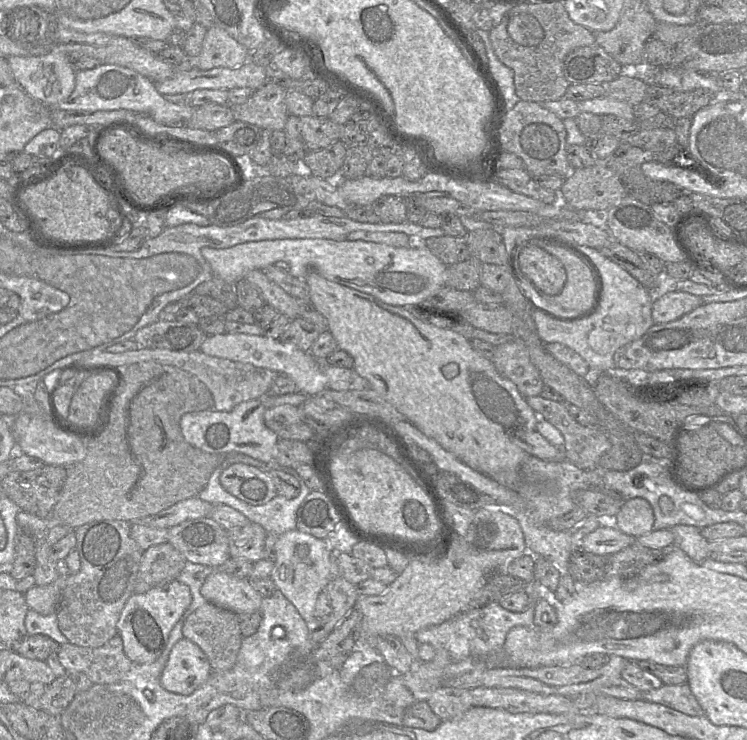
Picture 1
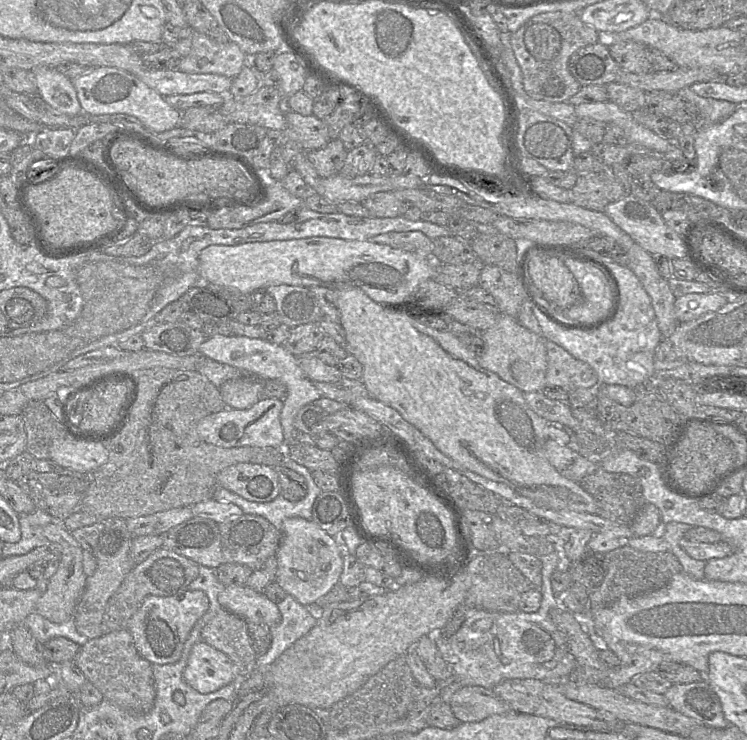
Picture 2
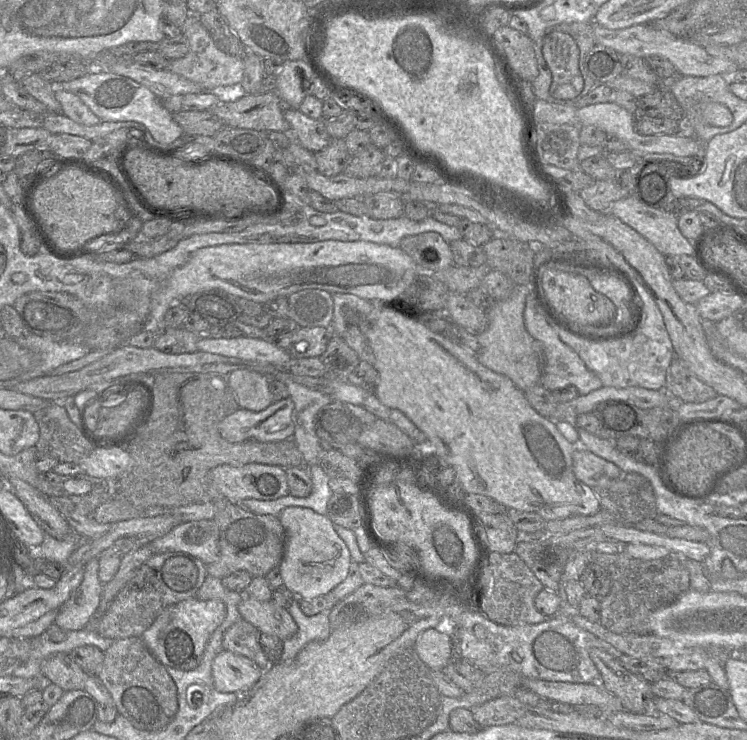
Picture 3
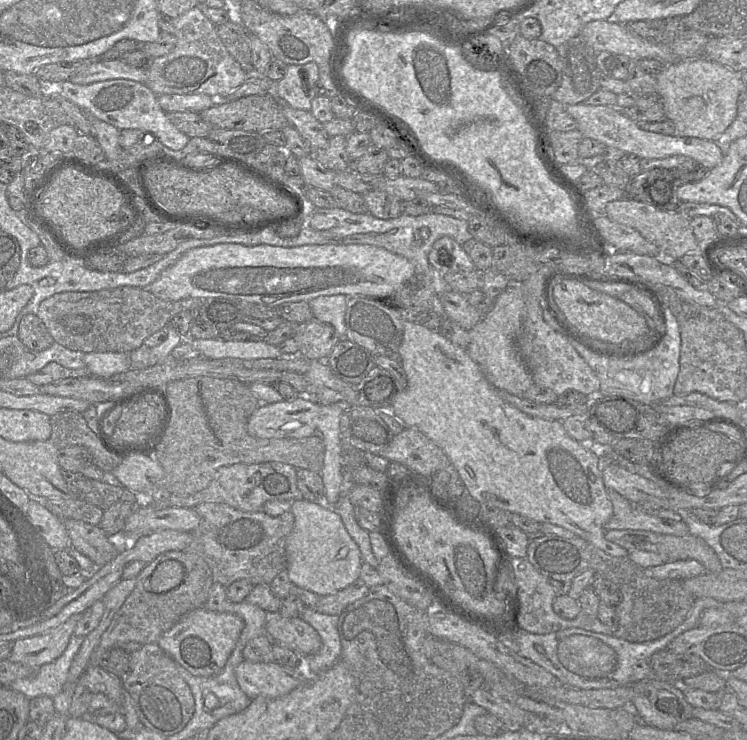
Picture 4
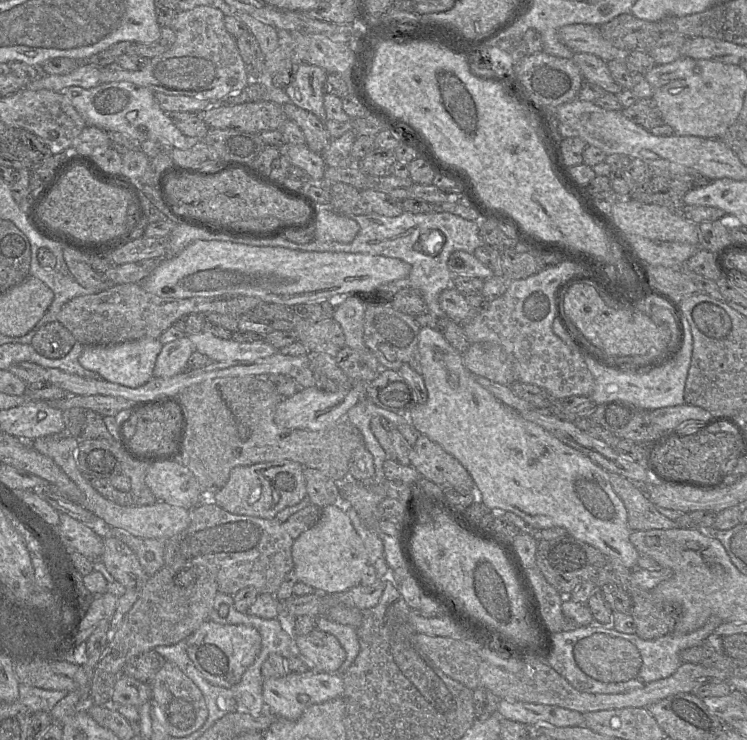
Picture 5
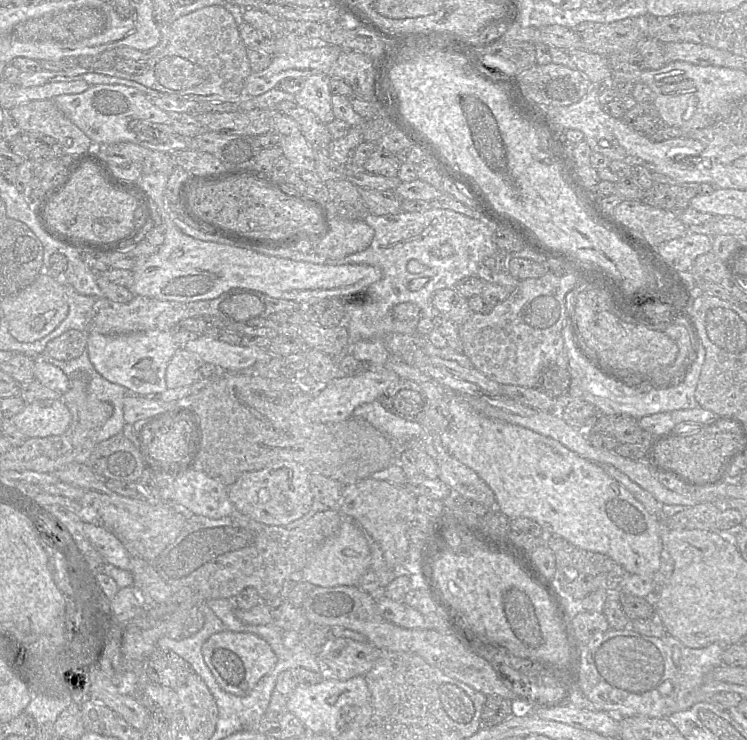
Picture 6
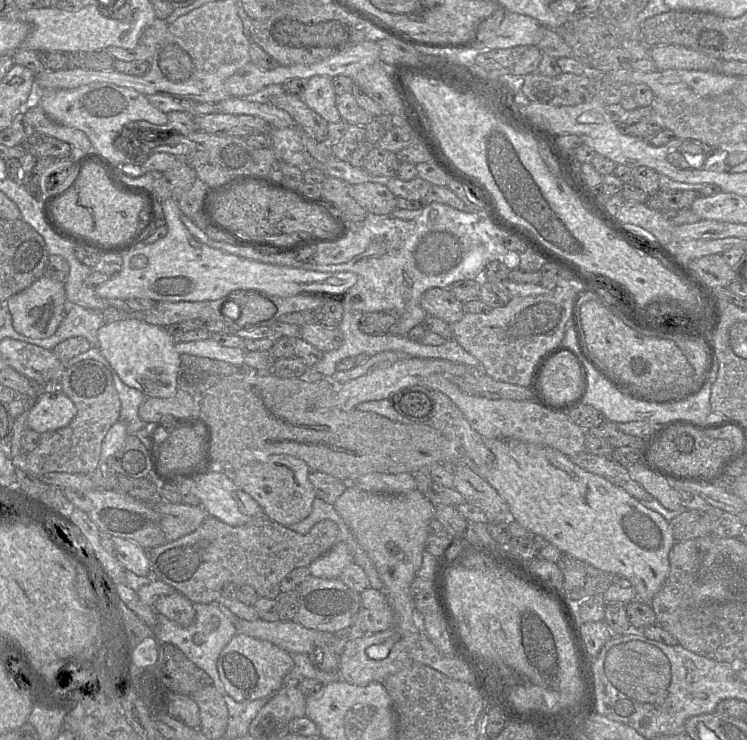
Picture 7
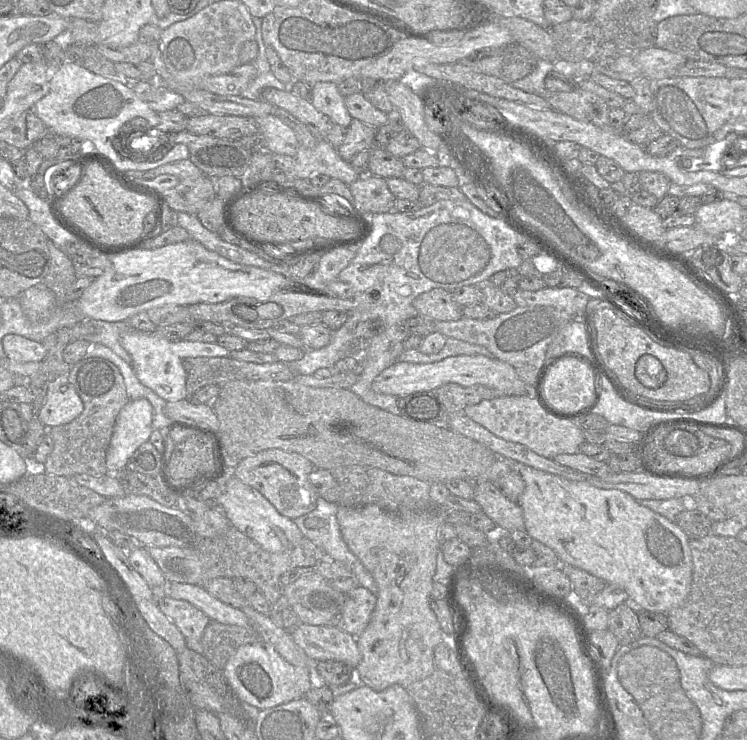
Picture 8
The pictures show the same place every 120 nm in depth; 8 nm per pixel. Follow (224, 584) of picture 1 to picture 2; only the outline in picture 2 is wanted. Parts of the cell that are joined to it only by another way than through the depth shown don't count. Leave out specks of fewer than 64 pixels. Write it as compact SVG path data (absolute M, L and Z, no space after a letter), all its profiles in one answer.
M228 585L218 595L221 607L242 617L247 623L253 622L267 627L281 621L277 604L264 595L245 585Z

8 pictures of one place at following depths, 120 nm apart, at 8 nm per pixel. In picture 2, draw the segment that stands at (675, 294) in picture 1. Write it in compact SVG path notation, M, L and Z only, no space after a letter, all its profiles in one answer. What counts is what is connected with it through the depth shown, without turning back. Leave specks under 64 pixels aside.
M717 292L690 293L676 298L675 312L679 322L694 320L707 312L713 312L729 302L731 295Z

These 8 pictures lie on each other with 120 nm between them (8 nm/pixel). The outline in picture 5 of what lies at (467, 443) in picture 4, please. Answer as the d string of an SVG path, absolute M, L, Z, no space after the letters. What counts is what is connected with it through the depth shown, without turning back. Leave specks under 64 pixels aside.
M421 327L418 339L418 351L421 362L421 375L423 376L428 397L426 402L416 404L408 413L408 423L410 423L421 435L427 436L433 442L439 444L447 453L455 457L469 472L473 478L475 488L479 492L480 501L490 509L496 512L513 512L520 516L527 523L532 525L535 530L541 530L551 527L562 527L567 533L591 546L599 549L601 552L618 559L624 566L633 570L637 566L640 557L639 551L630 542L629 537L631 529L627 522L627 510L621 498L613 490L607 471L594 463L584 453L568 446L560 441L543 427L524 419L520 413L502 402L500 402L492 393L482 387L474 378L474 375L464 366L462 354L457 351L436 329L430 327Z

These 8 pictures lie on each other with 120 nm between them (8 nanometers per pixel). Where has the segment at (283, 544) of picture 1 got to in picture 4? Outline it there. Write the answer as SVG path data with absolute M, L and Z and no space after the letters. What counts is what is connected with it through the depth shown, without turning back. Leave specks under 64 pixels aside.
M300 499L293 502L290 512L294 515L294 527L287 539L285 570L294 585L310 590L318 596L324 596L335 593L359 579L363 563L360 549L334 509L323 502Z

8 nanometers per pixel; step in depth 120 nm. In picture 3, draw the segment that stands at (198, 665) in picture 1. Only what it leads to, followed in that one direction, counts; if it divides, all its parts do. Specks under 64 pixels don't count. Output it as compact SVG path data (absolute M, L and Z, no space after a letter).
M224 649L212 662L213 684L222 693L247 693L264 671L249 658Z

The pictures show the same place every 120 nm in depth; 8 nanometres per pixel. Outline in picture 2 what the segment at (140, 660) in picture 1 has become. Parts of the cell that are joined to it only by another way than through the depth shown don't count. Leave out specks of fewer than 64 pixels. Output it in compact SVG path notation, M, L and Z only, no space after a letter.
M187 589L172 596L150 595L130 618L126 629L132 635L139 654L150 663L175 663L182 657L193 627L207 612L209 606L209 598L200 590Z

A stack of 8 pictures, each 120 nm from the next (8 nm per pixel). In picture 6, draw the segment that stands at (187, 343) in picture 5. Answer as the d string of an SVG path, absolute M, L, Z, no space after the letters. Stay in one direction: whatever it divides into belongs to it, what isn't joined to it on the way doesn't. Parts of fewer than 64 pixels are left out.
M178 347L166 368L167 388L174 389L197 382L197 370L201 360L197 354Z

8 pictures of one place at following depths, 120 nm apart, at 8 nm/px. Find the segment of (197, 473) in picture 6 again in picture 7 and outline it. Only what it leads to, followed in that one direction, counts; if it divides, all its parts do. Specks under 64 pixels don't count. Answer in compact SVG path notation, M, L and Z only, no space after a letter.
M210 471L195 480L196 496L209 516L231 526L243 526L257 518L266 518L260 505L239 489L230 474Z

